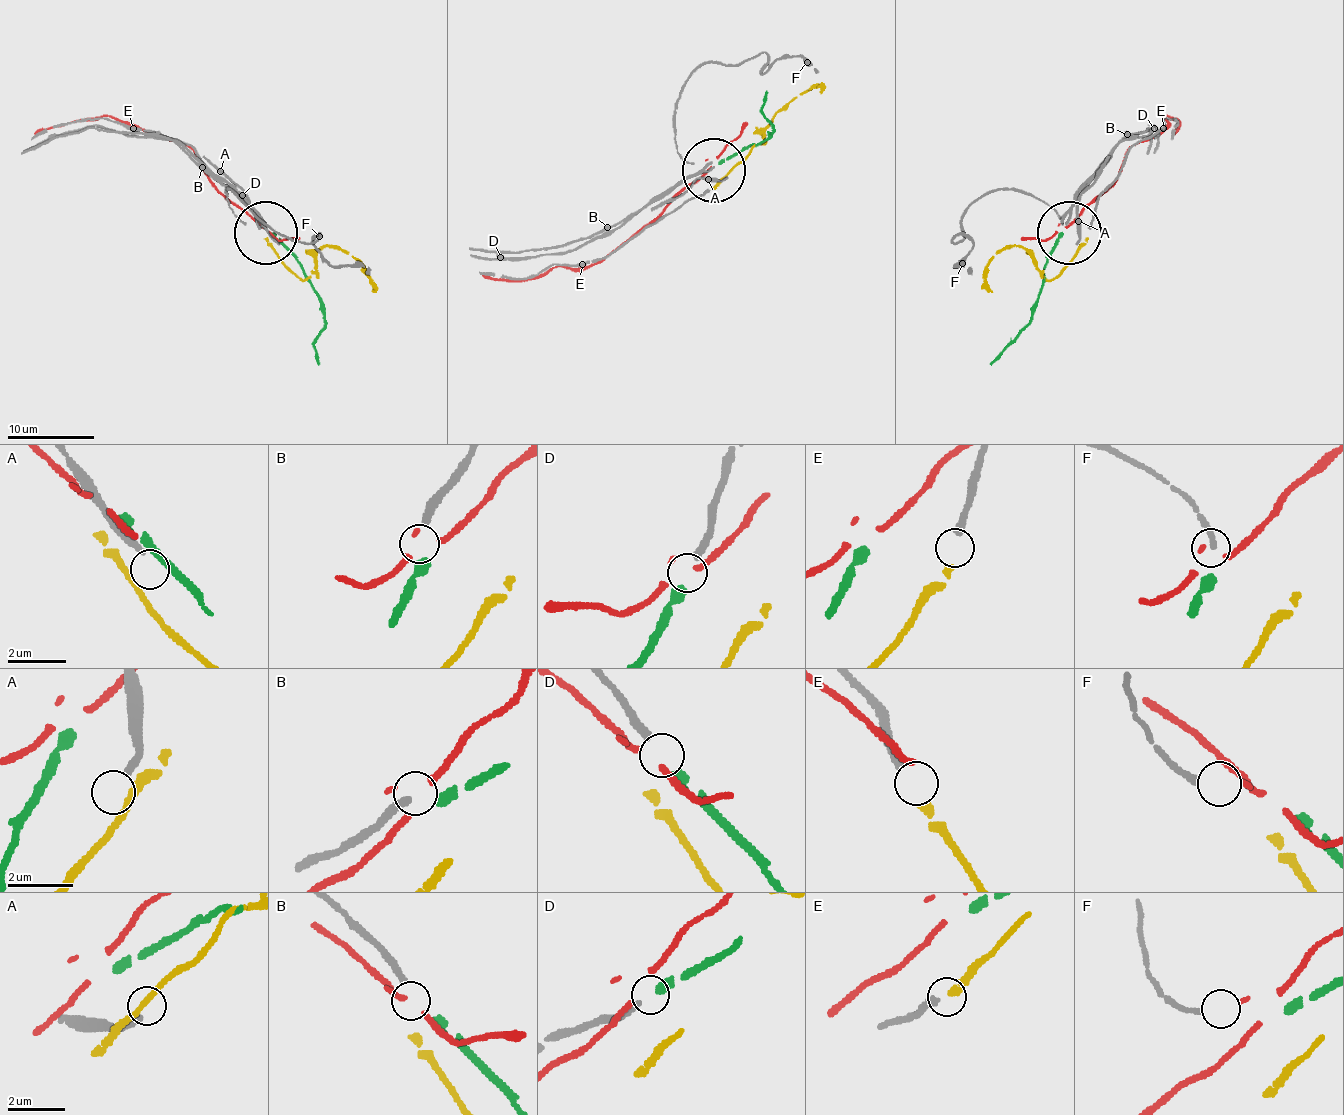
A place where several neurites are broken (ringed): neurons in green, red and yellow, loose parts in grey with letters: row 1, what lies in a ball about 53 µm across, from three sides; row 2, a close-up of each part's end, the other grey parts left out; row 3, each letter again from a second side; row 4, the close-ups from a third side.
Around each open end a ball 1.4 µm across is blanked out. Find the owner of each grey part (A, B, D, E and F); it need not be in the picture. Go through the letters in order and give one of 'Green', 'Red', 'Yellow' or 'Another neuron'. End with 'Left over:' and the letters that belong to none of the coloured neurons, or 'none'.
A: Another neuron
B: Another neuron
D: Green
E: Yellow
F: Red
Left over: A, B

